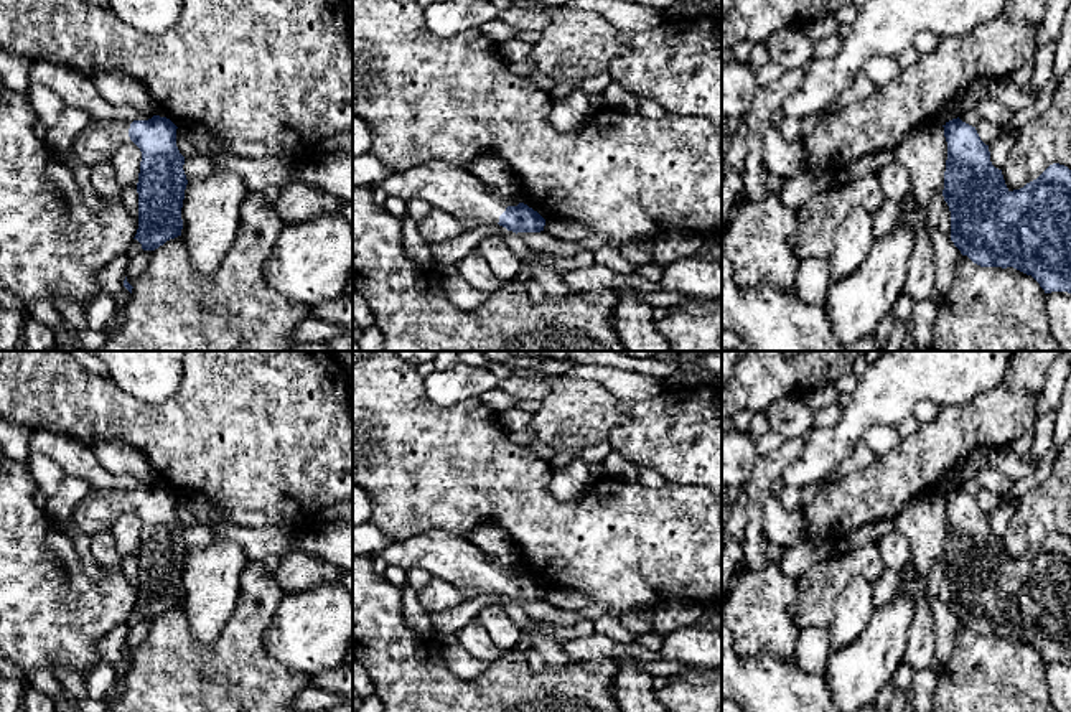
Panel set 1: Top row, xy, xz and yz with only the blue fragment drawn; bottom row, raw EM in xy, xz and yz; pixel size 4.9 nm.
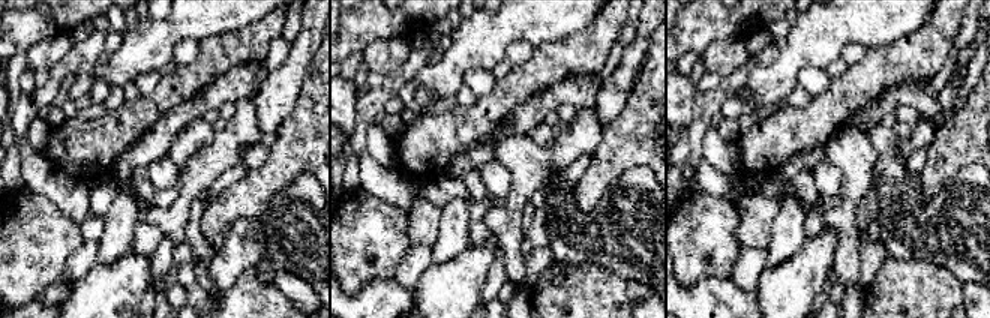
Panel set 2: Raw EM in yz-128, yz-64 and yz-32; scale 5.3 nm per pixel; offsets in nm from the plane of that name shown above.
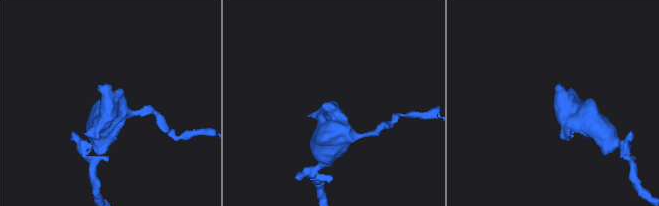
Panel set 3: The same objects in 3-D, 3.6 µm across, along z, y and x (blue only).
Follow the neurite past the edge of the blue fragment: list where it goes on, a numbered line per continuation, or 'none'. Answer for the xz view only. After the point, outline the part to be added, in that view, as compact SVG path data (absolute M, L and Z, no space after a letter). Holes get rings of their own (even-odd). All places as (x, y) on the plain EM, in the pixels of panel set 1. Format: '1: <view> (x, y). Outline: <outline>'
1: xz (472, 572). Outline: M445 531L423 532L395 542L379 555L387 567L427 570L433 578L448 582L463 602L499 592L507 572L466 537Z

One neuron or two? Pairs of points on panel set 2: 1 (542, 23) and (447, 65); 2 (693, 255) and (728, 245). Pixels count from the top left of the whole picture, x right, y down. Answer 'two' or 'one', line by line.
1: one
2: one

